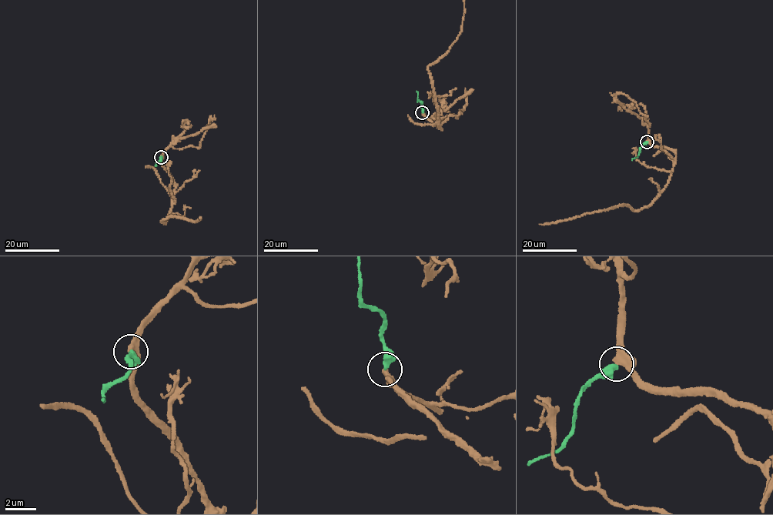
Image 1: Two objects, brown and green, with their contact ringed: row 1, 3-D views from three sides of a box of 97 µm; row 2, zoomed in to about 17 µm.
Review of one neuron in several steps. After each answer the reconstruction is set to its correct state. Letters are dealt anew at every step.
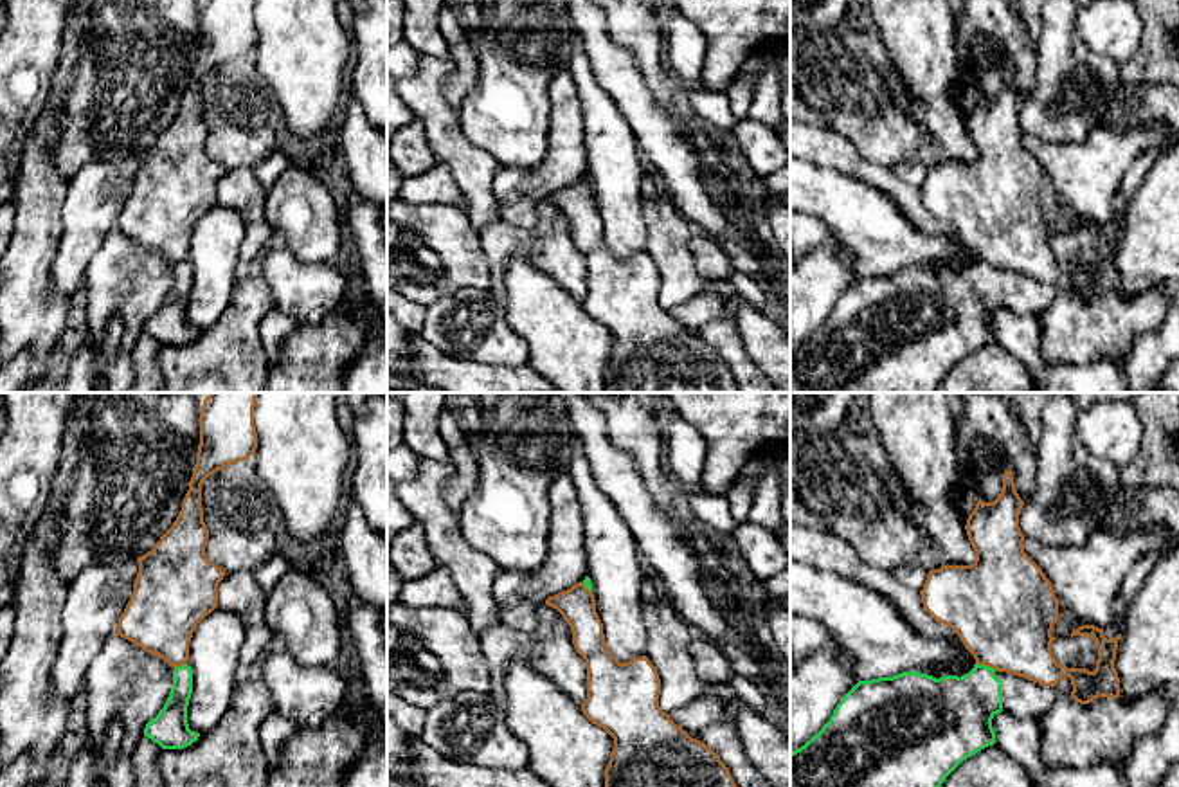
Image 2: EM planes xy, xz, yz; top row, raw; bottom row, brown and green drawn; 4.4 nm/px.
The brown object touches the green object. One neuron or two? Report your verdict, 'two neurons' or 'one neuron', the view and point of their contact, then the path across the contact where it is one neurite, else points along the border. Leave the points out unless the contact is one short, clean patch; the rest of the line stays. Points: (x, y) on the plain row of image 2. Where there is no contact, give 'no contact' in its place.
two neurons | yz (987, 262) | along yz (976, 258), (996, 267)

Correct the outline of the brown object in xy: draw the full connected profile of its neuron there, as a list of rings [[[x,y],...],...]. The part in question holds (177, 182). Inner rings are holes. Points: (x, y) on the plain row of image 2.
[[[203,0],[200,41],[189,86],[173,122],[151,148],[139,153],[131,194],[117,232],[176,265],[189,258],[196,222],[218,204],[218,182],[227,171],[205,151],[202,81],[227,61],[256,50],[256,0]]]

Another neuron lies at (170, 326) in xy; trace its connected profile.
[[[189,261],[173,267],[173,285],[164,304],[144,324],[144,333],[162,346],[184,346],[198,337],[200,330],[187,321],[187,303],[193,290],[193,267]]]

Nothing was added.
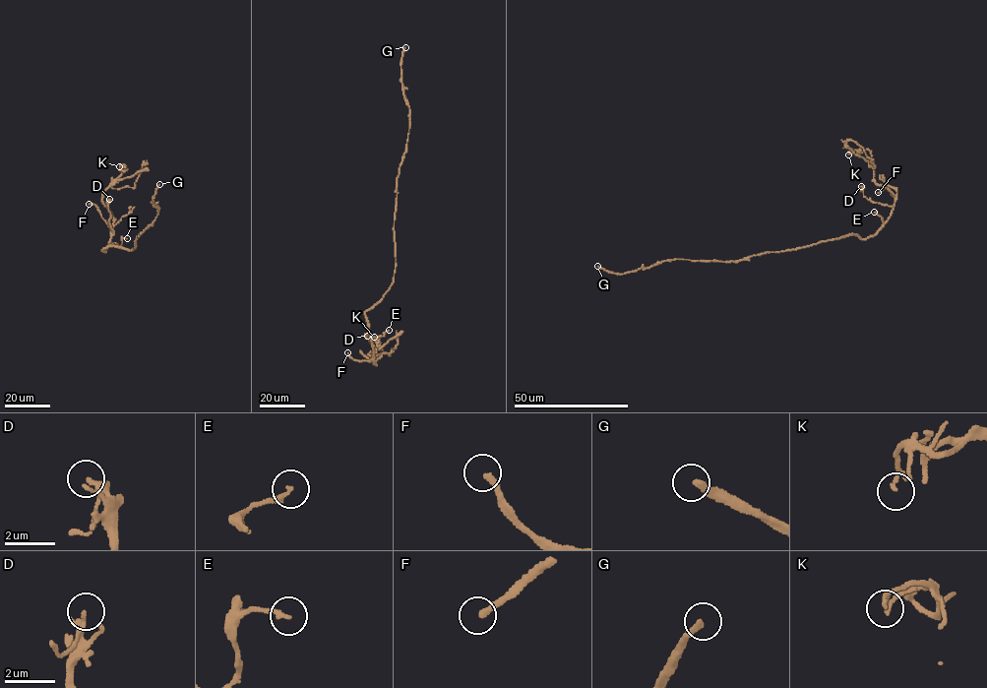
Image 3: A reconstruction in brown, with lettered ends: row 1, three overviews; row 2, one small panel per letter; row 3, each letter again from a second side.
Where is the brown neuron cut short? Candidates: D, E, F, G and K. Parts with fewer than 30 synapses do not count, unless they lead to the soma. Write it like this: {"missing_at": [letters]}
{"missing_at": ["F", "G"]}

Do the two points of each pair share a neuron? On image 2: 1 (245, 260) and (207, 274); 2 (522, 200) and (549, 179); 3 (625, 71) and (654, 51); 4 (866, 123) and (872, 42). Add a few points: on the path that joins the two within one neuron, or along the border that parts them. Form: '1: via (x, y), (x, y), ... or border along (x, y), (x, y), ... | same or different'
1: border along (243, 222), (245, 235), (234, 281) | different
2: via (530, 193), (542, 180) | same
3: border along (609, 31), (609, 36), (632, 54), (656, 101) | different
4: via (882, 103), (882, 69), (877, 62) | same

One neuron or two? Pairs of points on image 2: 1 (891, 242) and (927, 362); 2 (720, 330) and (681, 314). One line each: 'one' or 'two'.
1: two
2: two

